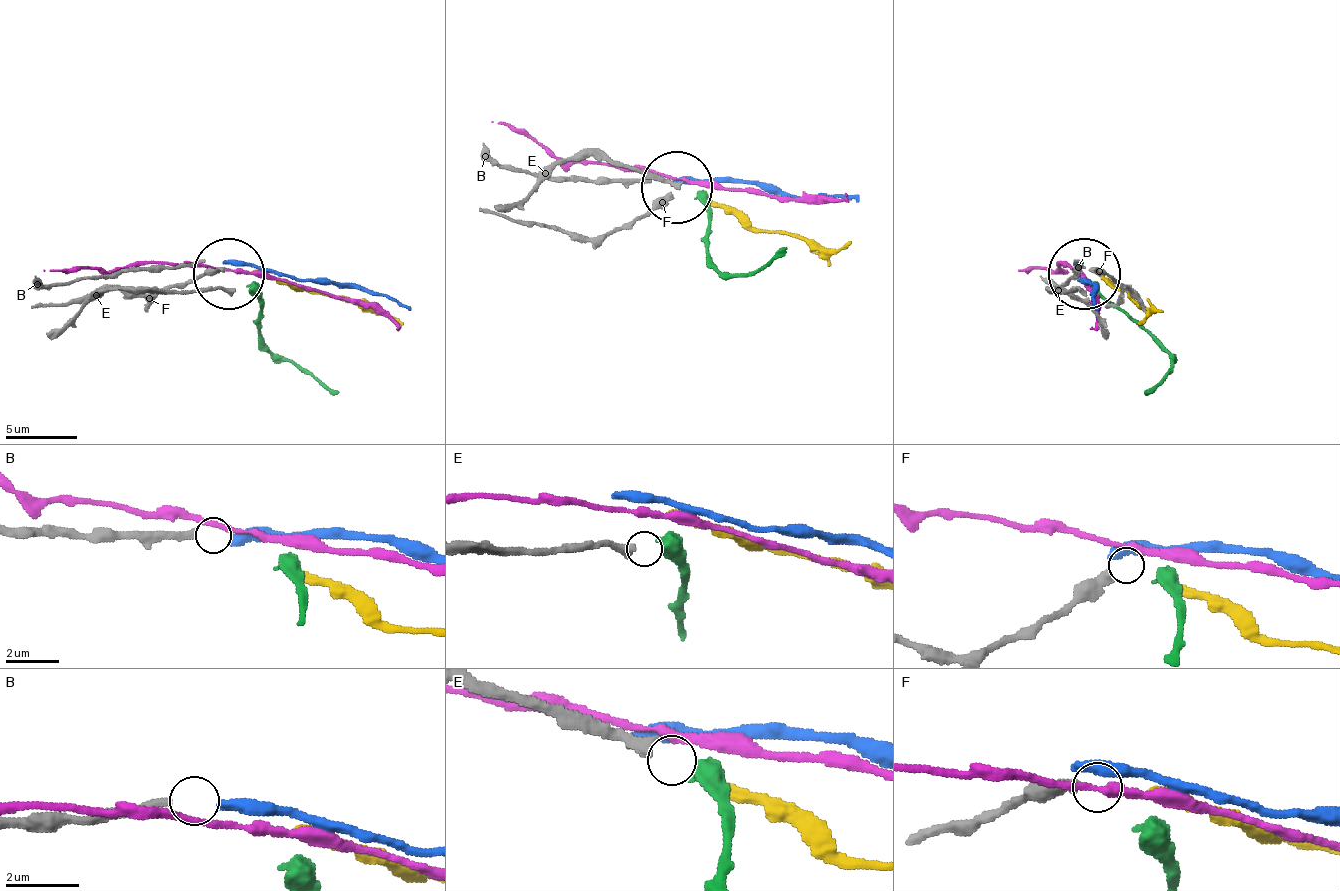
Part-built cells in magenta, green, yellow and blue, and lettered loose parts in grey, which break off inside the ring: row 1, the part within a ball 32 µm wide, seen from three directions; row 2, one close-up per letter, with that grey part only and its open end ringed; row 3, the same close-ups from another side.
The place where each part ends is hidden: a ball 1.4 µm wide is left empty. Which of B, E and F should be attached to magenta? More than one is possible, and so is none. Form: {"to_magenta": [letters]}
{"to_magenta": []}

